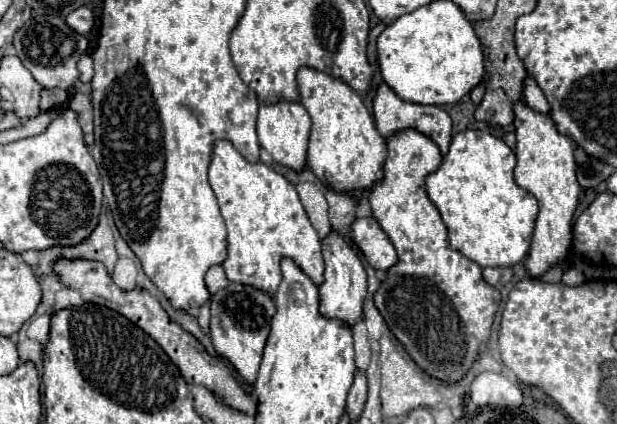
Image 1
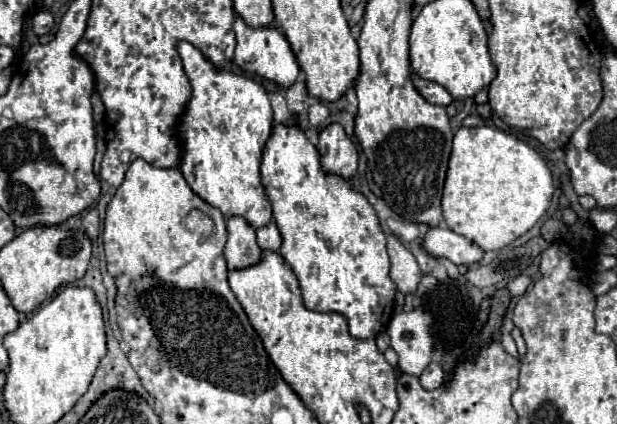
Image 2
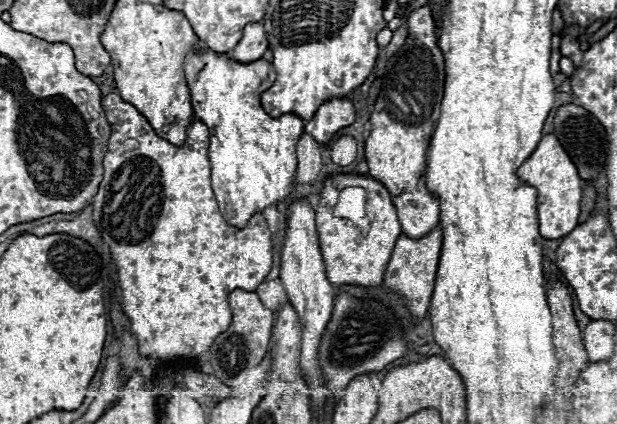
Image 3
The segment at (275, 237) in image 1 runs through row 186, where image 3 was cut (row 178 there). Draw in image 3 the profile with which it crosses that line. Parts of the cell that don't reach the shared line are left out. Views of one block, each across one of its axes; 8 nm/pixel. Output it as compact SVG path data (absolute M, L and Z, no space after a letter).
M200 48L200 52L194 52L186 58L186 80L192 94L194 116L210 130L212 190L216 194L220 212L230 226L244 228L252 214L264 212L268 206L276 206L278 202L286 200L294 190L296 144L304 132L304 122L294 114L270 118L264 112L260 104L260 94L268 90L276 80L276 70L270 62L258 60L250 64L240 64L226 56L216 56L208 48Z

